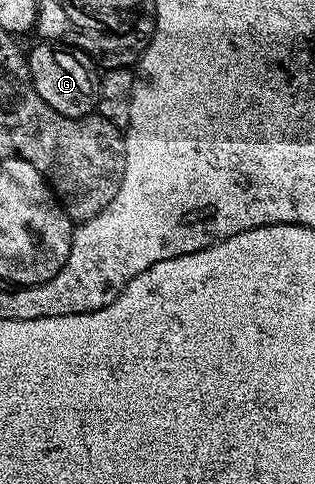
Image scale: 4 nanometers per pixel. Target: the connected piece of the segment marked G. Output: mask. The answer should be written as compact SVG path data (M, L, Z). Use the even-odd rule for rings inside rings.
M41 41L38 44L33 52L28 52L27 58L31 81L39 97L43 97L43 101L47 101L51 109L72 119L94 114L97 94L101 91L98 64L88 53L72 45L62 45L57 41Z

